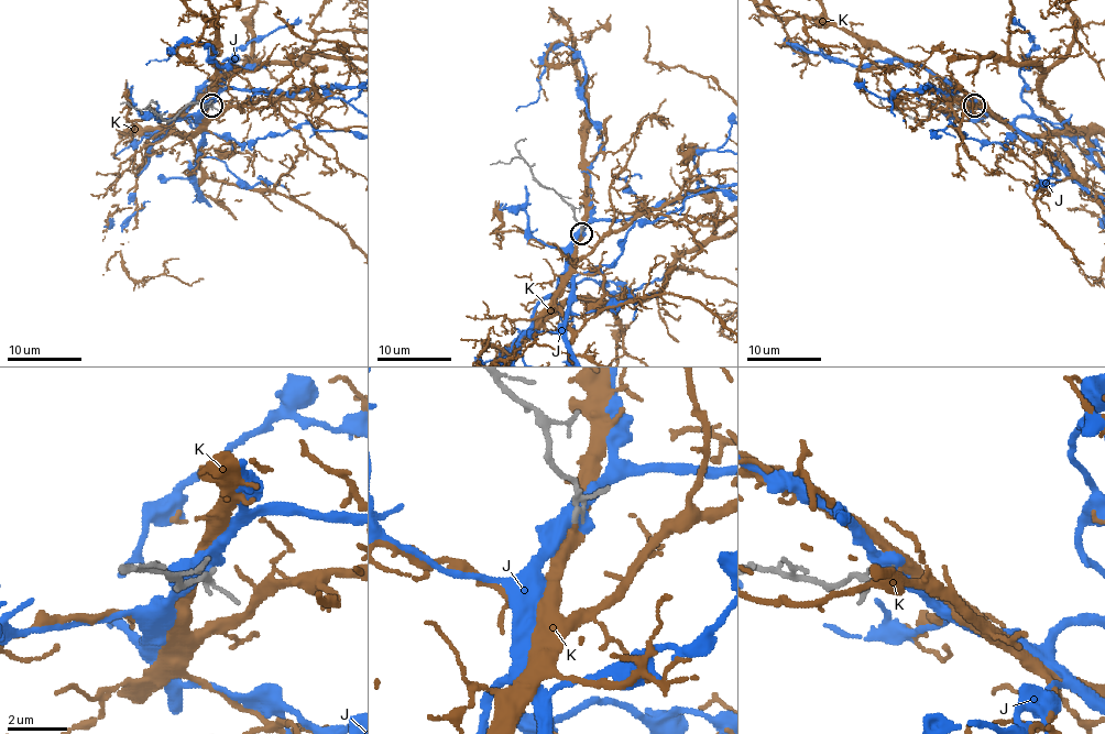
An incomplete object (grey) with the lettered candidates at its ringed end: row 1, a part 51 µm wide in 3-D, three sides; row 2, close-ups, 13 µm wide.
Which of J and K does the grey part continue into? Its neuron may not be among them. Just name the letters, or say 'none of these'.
K

